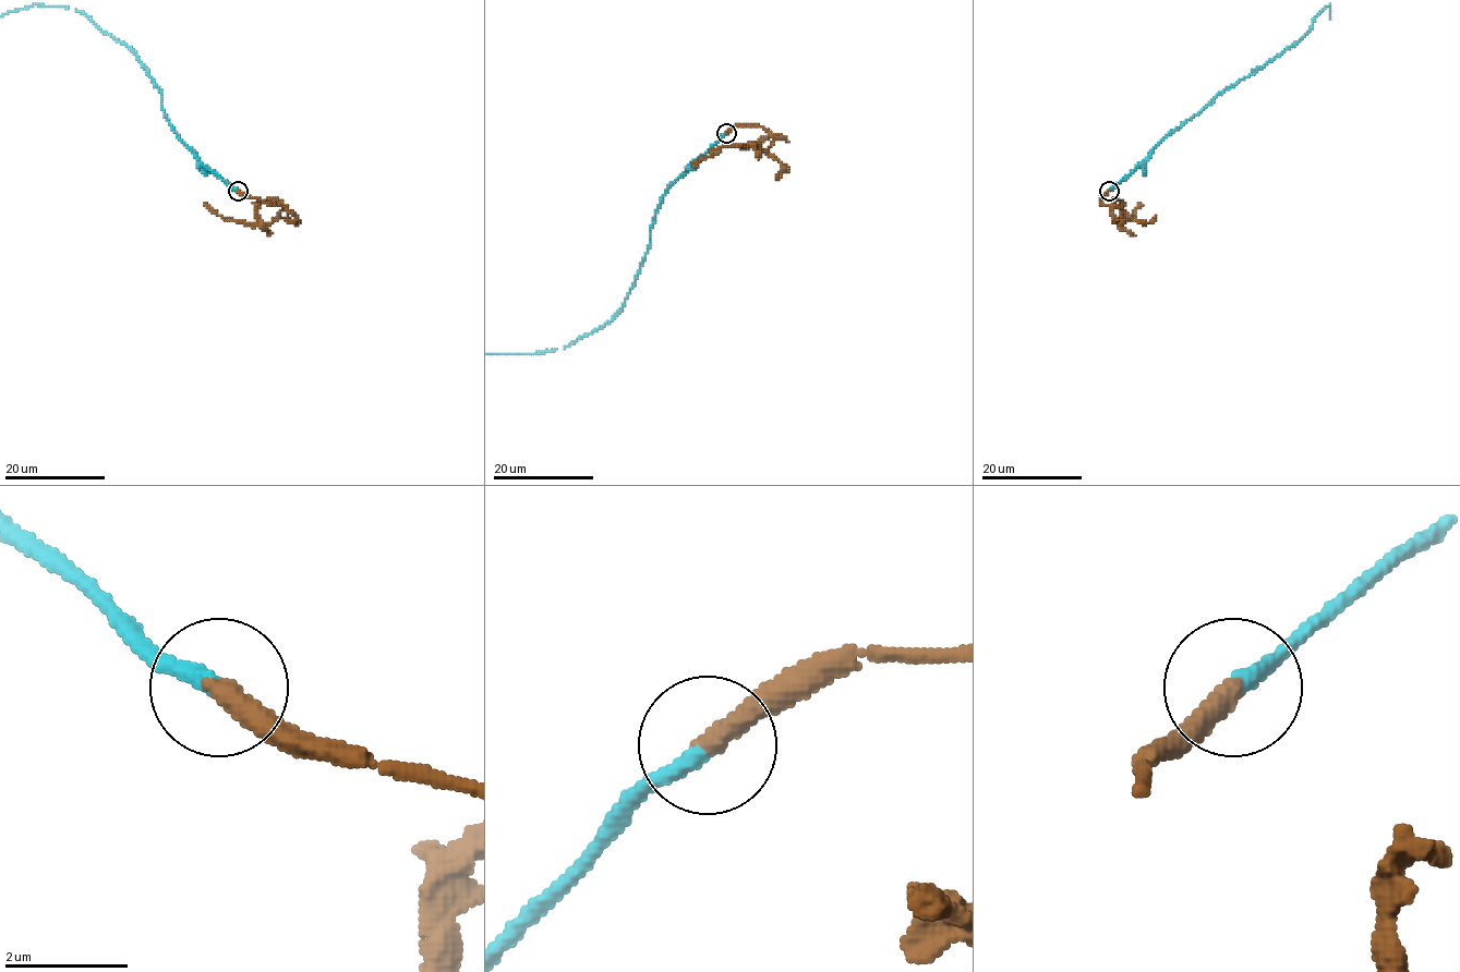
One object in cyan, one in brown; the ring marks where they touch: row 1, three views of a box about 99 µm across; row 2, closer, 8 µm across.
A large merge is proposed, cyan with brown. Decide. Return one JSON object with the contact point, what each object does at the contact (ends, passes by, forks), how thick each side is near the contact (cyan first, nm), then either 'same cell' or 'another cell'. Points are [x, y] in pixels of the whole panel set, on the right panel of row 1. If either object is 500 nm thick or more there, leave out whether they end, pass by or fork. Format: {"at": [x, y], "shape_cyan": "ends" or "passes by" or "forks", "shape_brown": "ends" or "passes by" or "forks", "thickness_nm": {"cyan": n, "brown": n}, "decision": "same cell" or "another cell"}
{"at": [1109, 191], "shape_cyan": "ends", "shape_brown": "ends", "thickness_nm": {"cyan": 280, "brown": 380}, "decision": "same cell"}

